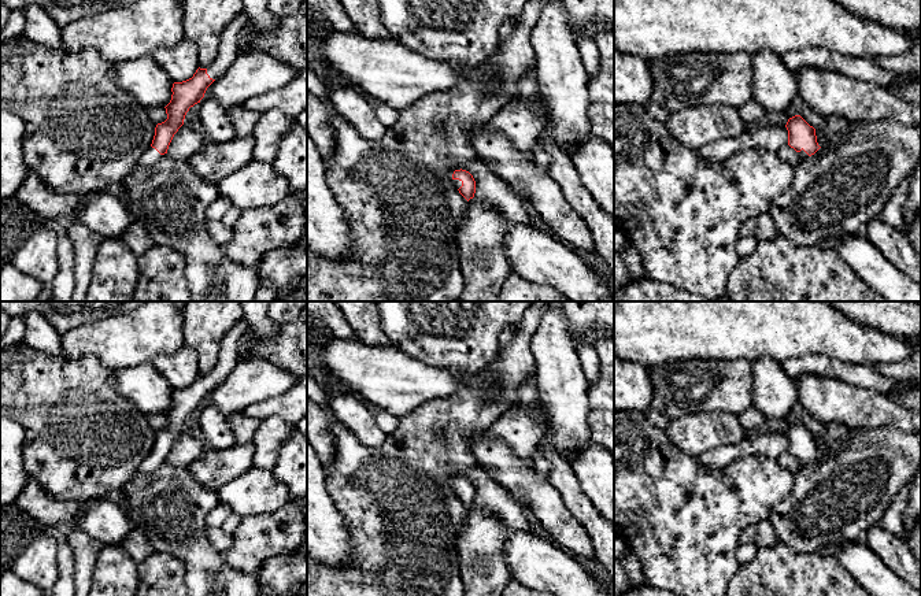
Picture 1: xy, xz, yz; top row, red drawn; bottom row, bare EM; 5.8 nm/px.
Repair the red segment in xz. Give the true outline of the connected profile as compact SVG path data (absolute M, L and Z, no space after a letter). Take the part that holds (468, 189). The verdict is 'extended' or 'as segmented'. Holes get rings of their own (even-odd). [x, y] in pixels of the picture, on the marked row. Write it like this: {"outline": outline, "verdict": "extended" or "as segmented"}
{"outline": "M455 170L450 174L452 185L459 193L469 201L476 193L476 181L473 175L466 170Z", "verdict": "extended"}

